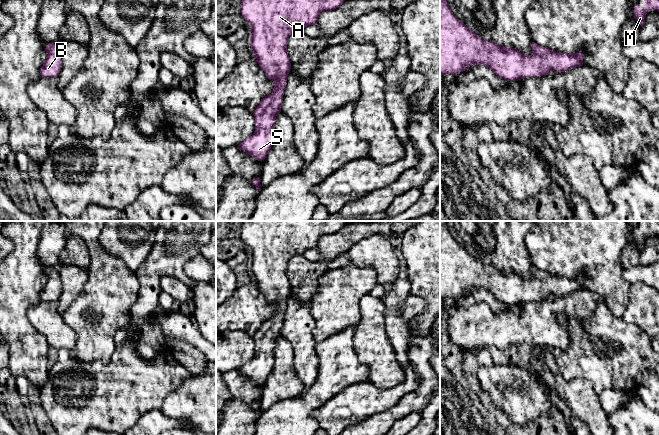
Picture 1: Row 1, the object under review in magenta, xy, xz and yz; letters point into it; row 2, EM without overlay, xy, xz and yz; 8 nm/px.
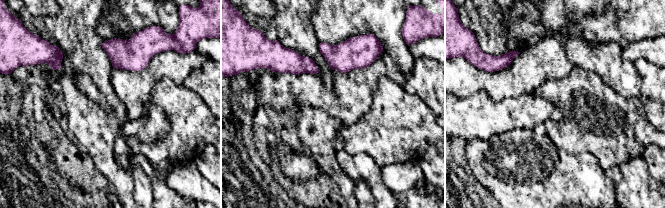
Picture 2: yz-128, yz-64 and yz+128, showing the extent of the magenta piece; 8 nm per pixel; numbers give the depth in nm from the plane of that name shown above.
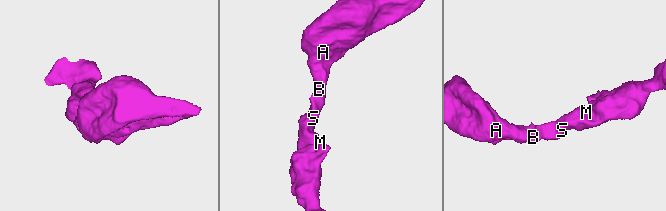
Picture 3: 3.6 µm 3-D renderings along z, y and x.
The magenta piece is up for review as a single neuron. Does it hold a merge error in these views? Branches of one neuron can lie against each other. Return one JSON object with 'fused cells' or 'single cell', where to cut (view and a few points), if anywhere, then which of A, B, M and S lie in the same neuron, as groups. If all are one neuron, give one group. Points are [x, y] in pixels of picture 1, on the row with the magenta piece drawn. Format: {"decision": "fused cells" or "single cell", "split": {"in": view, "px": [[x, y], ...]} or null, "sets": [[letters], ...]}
{"decision": "single cell", "split": null, "sets": [["A", "B", "M", "S"]]}

